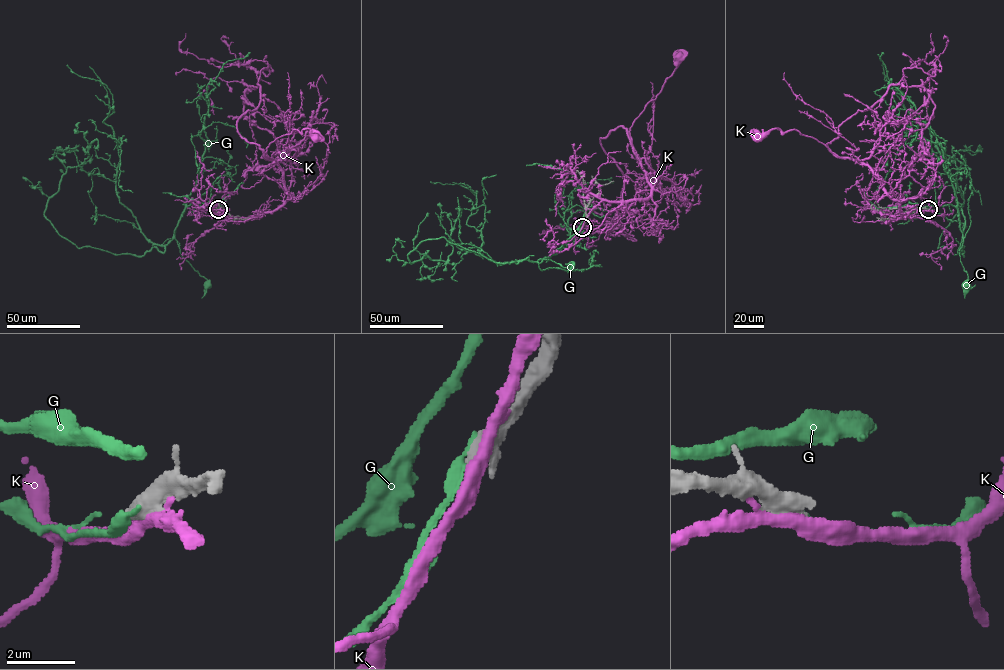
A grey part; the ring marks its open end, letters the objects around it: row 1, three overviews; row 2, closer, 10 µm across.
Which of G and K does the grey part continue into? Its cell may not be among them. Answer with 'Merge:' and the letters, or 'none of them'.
Merge: none of them

